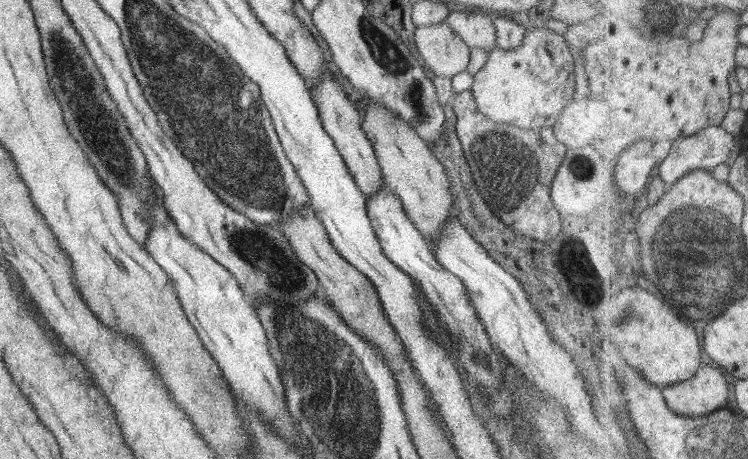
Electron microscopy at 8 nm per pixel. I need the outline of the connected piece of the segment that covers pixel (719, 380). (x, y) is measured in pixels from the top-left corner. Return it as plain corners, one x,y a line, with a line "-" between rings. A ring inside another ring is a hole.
706,366
694,378
669,386
664,392
670,406
676,412
694,417
722,409
732,396
726,374
714,366

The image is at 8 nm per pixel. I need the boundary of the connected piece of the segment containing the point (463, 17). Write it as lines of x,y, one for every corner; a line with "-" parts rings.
466,9
466,12
452,12
451,10
445,22
470,49
478,47
491,51
496,48
494,20
486,15
485,11

